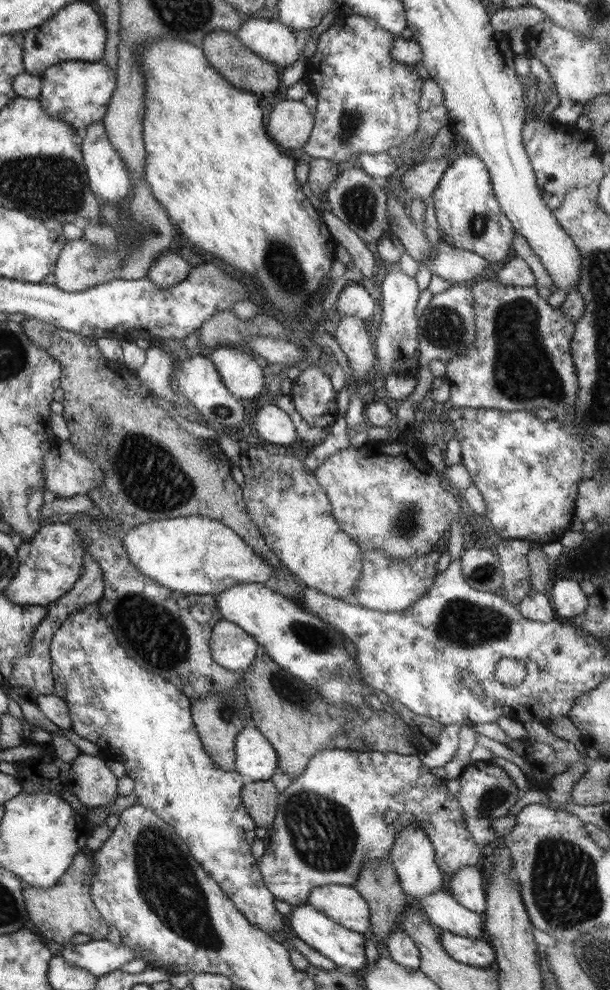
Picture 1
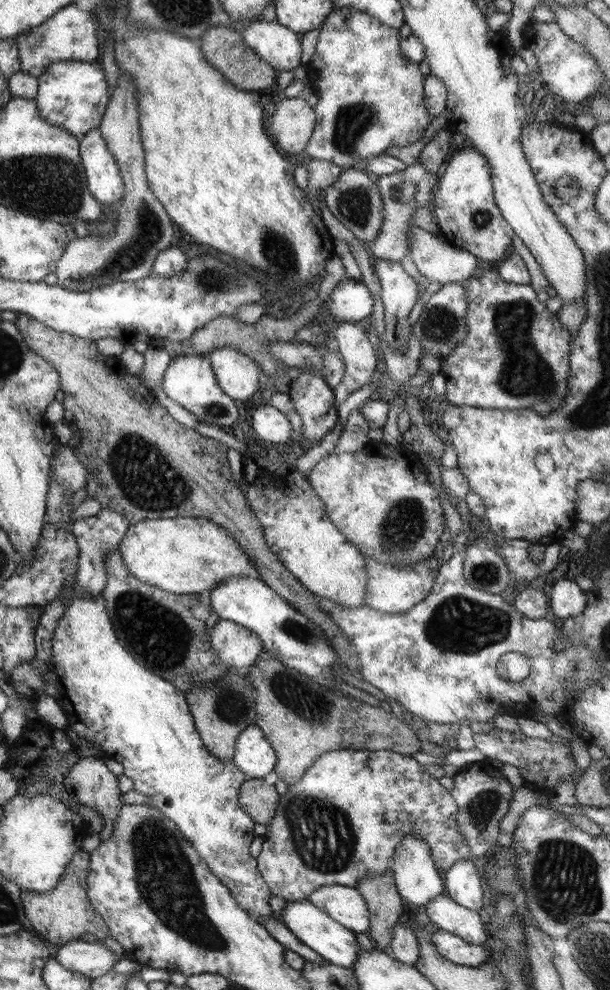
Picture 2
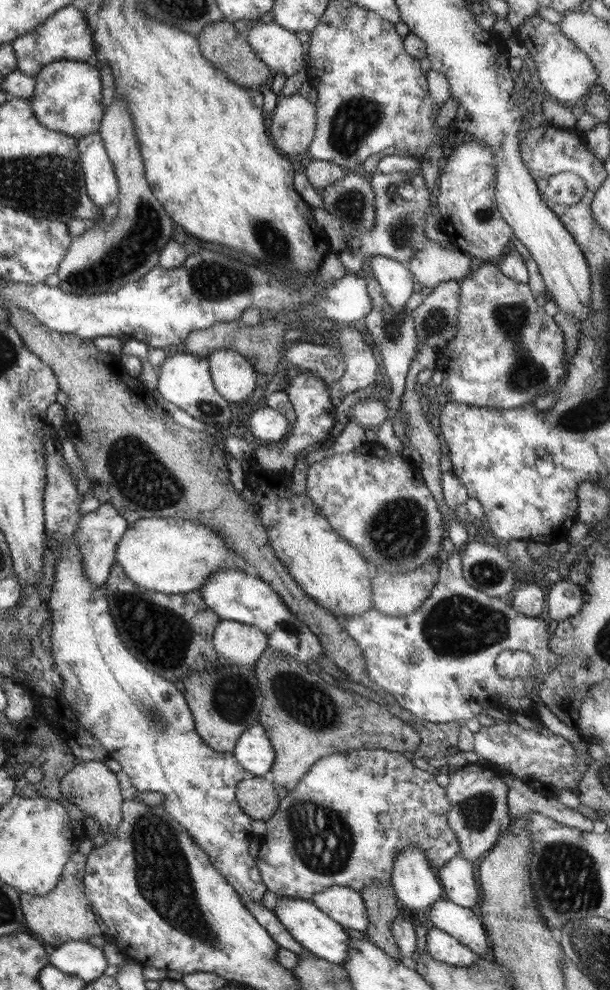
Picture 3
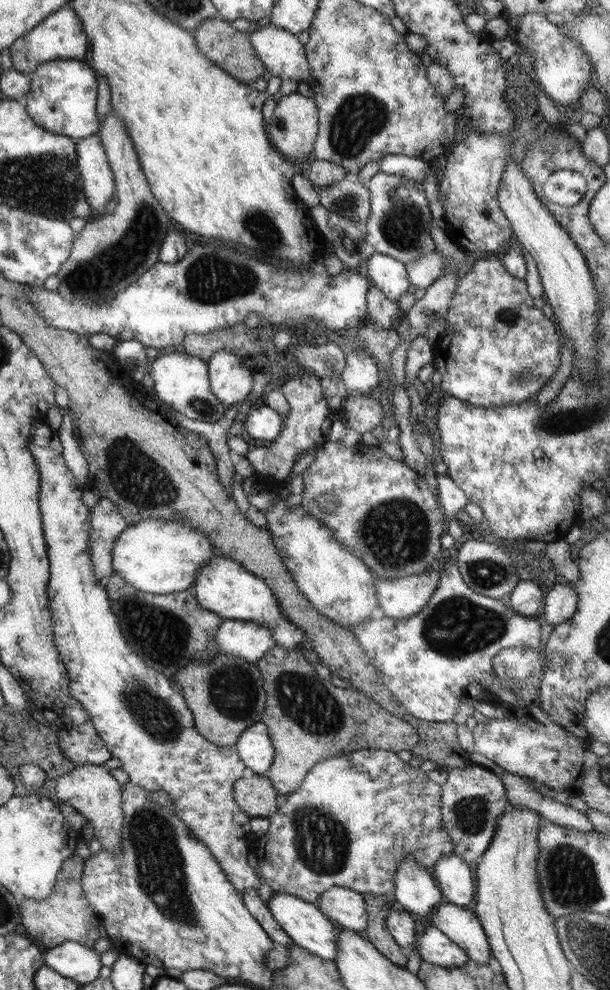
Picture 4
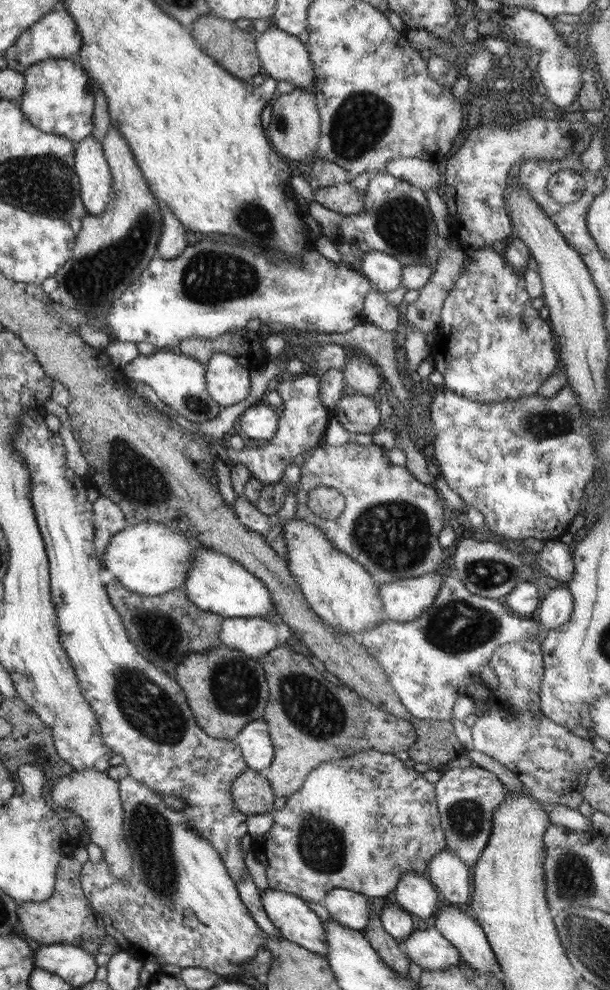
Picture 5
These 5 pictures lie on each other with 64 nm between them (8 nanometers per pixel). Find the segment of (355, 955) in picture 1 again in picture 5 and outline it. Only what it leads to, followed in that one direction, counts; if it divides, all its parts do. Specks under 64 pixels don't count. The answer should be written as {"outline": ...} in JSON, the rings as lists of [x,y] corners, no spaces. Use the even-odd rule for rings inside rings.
{"outline":[[[268,888],[261,892],[261,903],[282,937],[314,954],[326,956],[322,919],[308,907],[304,899]]]}

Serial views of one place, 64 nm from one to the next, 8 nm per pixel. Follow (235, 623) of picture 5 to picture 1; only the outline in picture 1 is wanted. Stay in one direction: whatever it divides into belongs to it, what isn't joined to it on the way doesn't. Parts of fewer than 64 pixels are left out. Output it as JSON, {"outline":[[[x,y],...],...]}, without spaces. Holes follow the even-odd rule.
{"outline":[[[226,619],[213,625],[209,647],[212,658],[234,672],[246,670],[260,649],[252,634]]]}

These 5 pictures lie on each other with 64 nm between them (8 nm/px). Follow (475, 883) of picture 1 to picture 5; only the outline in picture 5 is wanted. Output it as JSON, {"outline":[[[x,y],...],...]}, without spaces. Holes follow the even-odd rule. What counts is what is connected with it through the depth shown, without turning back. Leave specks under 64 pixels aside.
{"outline":[[[448,847],[440,850],[428,861],[426,876],[447,904],[467,902],[472,886],[470,867]]]}

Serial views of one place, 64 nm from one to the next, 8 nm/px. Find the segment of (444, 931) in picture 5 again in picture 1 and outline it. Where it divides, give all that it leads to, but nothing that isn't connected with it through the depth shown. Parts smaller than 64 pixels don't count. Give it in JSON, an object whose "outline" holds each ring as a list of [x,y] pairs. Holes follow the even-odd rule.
{"outline":[[[444,888],[434,894],[422,896],[416,905],[427,914],[432,924],[440,926],[442,931],[474,940],[486,937],[483,914],[464,908]]]}

